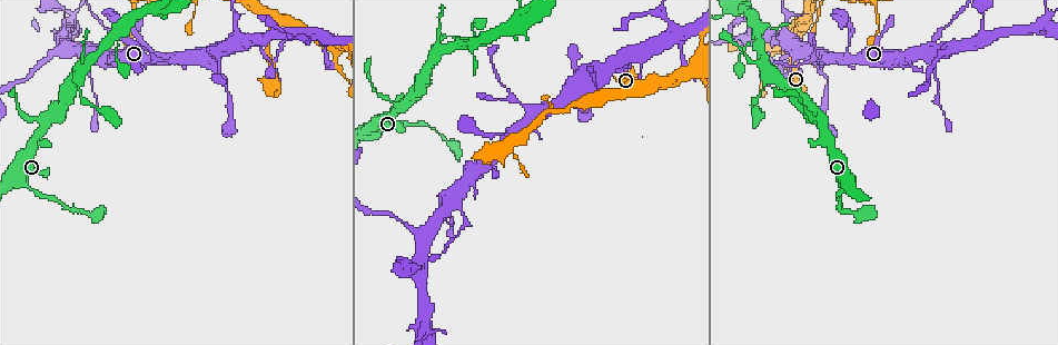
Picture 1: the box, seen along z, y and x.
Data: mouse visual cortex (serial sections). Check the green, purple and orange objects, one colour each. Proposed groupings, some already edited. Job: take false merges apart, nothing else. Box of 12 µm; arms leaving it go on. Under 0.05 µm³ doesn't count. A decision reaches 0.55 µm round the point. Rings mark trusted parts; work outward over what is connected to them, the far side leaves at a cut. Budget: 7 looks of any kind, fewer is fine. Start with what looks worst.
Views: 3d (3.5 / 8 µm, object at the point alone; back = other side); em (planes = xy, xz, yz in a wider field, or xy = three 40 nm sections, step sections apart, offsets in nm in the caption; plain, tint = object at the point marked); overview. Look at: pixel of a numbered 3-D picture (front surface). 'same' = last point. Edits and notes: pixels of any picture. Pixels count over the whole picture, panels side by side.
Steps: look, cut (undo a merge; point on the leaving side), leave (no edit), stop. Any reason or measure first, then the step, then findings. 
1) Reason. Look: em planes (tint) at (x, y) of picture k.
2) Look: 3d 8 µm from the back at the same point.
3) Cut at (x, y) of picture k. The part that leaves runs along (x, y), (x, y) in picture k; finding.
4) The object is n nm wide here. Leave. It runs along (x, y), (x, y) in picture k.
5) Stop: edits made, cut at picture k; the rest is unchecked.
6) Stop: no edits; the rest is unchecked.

Sudden change in width. Look: 3d 3.5 µm from the back at (464, 214) of picture 1.

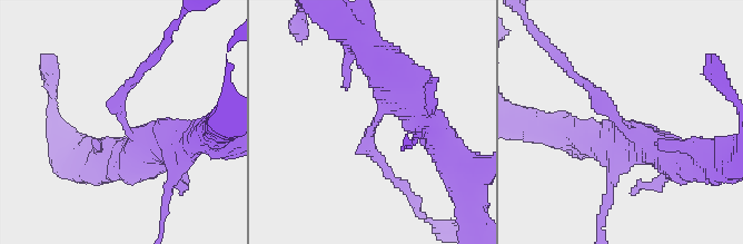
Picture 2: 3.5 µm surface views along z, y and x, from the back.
The arms are 150, 500 nm wide. Look: em xy step 2 (tint) at (619, 121) of picture 2.

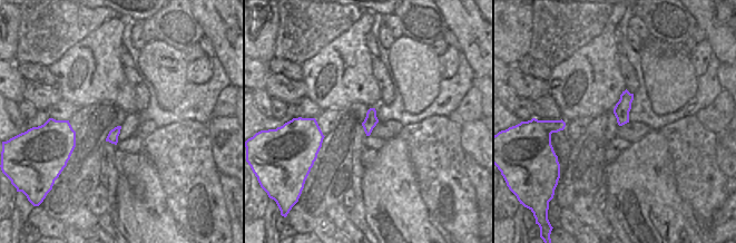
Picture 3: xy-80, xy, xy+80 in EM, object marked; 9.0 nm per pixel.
Leave. It runs along (666, 153), (626, 133), (570, 70) in picture 2; continuous, no second cell.

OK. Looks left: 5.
Small branch off a trunk. Look: 3d 3.5 µm at (632, 84) of picture 1.

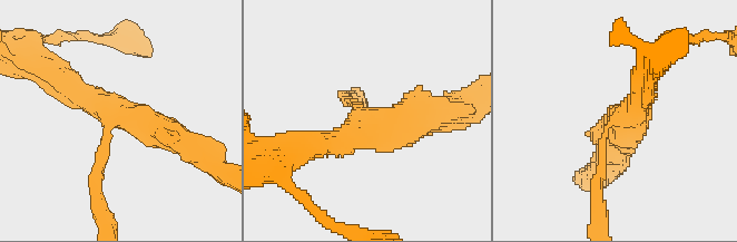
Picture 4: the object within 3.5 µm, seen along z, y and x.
The arms are 150, 350, 450 nm wide. Leave. Continuous, no second cell.

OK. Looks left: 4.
Three-way junction. Look: 3d 8 µm at (657, 11) of picture 1.

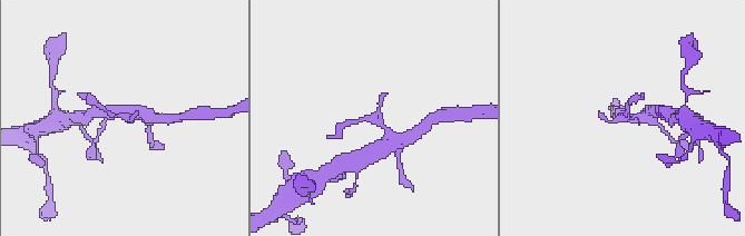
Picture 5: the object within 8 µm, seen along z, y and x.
Look: 3d 3.5 µm at (376, 120) of picture 5.

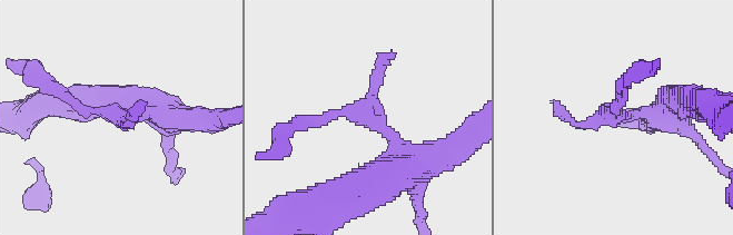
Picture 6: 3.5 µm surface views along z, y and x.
Now the EM. Look: em xy step 2 (tint) at (613, 115) of picture 6.

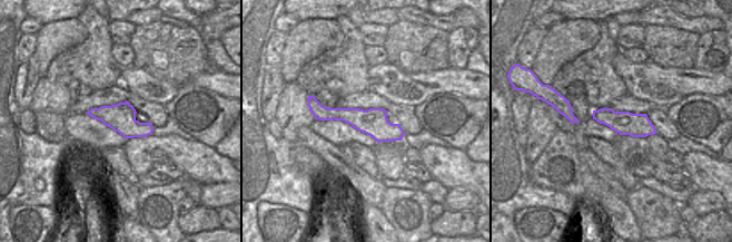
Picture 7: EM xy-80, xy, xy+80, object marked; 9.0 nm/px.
The object is 260 nm wide here. Leave. It runs along (402, 167), (405, 150), (364, 113), (299, 121) in picture 6; continuous, no second cell.

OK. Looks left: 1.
Stop: no edits; the rest is unchecked.

